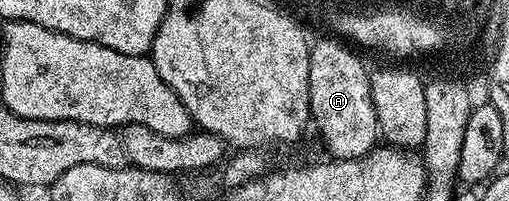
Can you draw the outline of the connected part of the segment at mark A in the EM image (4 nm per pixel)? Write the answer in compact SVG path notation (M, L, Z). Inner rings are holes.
M340 39L320 41L311 46L310 107L314 129L320 132L331 156L339 160L354 160L366 155L378 145L376 112L370 95L370 69L367 69L349 46Z

